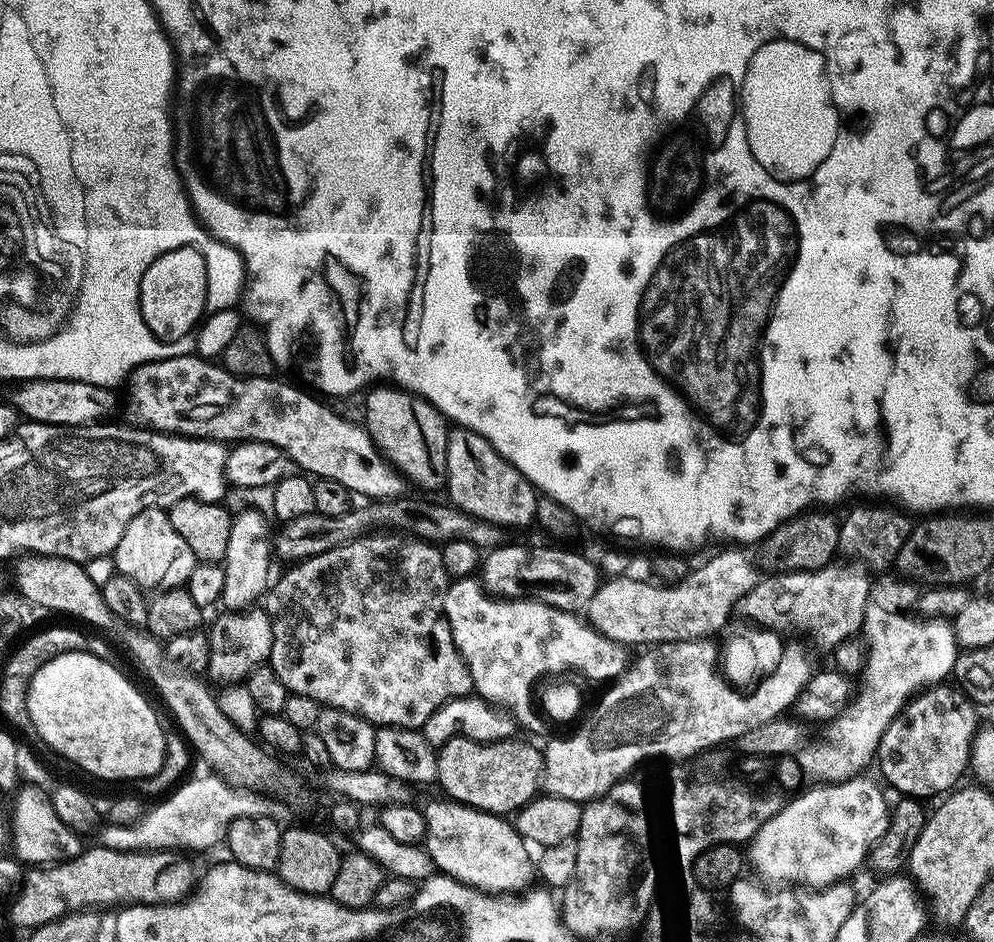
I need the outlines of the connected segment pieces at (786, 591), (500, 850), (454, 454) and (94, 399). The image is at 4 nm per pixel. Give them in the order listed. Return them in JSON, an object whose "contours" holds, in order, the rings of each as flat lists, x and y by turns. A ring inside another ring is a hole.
{"contours":[[[833,562,826,568,813,572,781,572,768,574,757,579,752,587,736,604,739,615,753,616,755,623,764,629,773,629,780,634,797,632,800,636,809,636,820,648,835,650,844,641,851,641,864,627,868,592,872,589,869,573,856,562]],[[443,802,437,808,423,809,424,821,428,823,428,831,422,841,423,847,426,849,431,863,443,875,454,878,458,882,468,884,471,888,479,888,480,891,489,894,516,894,525,887,524,883,528,880,527,868,530,868,530,860,528,864,528,852,526,841,519,835,515,827,499,824,495,815,487,812,478,812,471,808,465,808,463,804],[455,816,461,816,462,819,456,825,444,825,444,819,452,820]],[[453,427,448,434,446,466,447,499,466,514,497,524,505,530,524,528,535,521,537,489,509,460,502,458,502,454,498,454,498,450,494,450,494,446,482,438,482,434,469,428]],[[26,380,15,385,16,388,10,397,10,403,25,421,33,424,65,424,78,426,79,424,95,424,103,421,112,412,112,407,117,407,118,396,110,388,99,388,97,384,82,382,81,380]]]}

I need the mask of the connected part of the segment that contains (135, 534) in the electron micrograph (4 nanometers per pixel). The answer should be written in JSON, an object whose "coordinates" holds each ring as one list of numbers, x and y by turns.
{"coordinates":[[147,508,135,516,130,526,126,526,122,542,118,542,114,553,115,571,133,580,148,594,187,585,196,563,194,550,190,550,190,546,186,546,186,542,178,535,178,530,170,526,168,513,162,508]]}

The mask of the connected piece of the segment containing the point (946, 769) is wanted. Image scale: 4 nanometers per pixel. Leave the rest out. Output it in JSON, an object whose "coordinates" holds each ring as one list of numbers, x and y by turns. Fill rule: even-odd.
{"coordinates":[[939,684,921,691,905,705,883,735,878,765,901,795,919,800,939,797,951,791,969,767,972,740,978,728,977,709,964,691,953,687]]}

